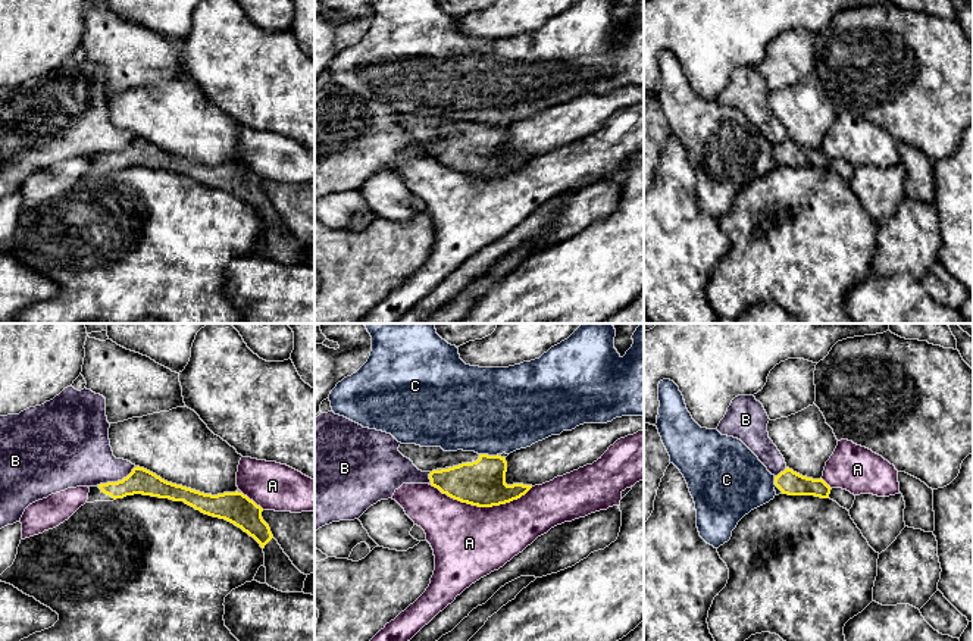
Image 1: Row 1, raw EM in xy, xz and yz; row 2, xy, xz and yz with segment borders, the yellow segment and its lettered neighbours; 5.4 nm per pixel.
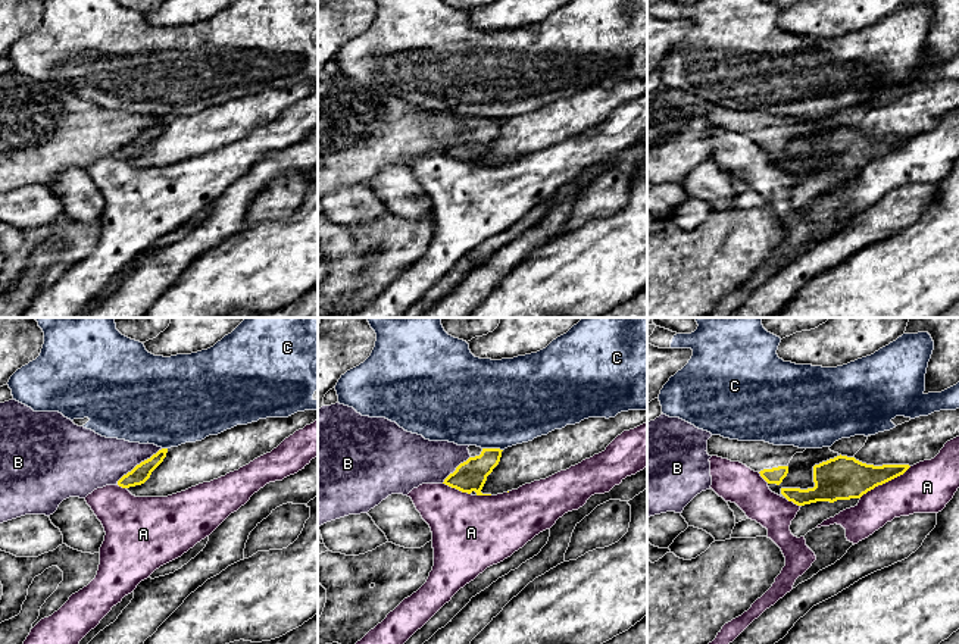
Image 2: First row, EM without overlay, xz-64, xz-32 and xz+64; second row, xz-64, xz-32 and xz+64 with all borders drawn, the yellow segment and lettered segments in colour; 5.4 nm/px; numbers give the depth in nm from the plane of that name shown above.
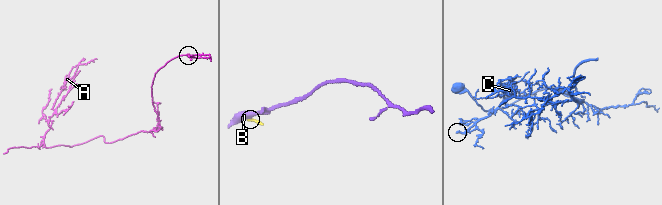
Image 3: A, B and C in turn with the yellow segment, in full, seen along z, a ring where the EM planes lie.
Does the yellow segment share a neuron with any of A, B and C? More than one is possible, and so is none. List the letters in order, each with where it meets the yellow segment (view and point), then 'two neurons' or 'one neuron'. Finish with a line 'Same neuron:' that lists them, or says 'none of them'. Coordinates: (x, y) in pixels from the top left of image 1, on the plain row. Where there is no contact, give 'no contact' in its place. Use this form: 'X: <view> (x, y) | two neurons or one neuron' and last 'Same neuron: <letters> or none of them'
A: xz (482, 177) | two neurons
B: xy (118, 152) | two neurons
C: xz (487, 125) | two neurons
Same neuron: none of them

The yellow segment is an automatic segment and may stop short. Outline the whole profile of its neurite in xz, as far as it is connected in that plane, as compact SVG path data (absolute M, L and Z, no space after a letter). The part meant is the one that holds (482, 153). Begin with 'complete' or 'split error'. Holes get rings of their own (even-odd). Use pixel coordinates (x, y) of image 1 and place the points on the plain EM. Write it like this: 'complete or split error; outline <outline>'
split error; outline M400 115L398 122L429 144L431 156L442 165L478 178L510 173L532 156L506 154L507 132L501 126L475 122L444 122L441 118Z

